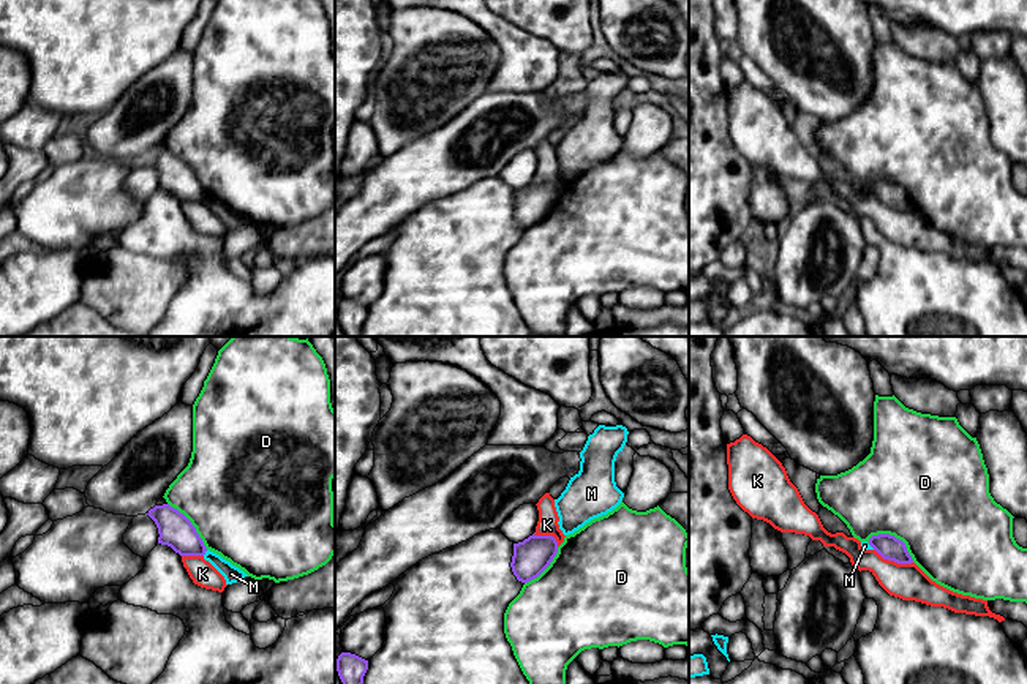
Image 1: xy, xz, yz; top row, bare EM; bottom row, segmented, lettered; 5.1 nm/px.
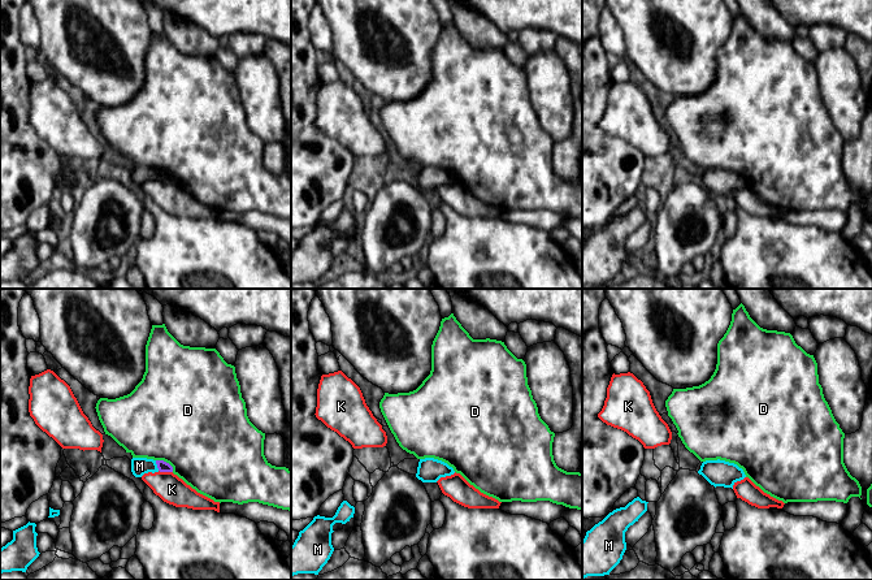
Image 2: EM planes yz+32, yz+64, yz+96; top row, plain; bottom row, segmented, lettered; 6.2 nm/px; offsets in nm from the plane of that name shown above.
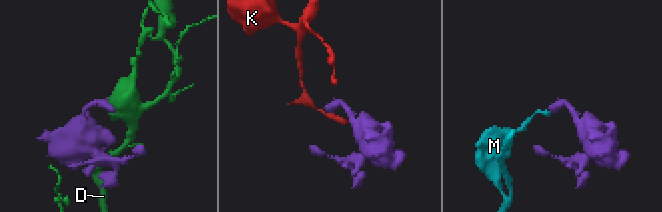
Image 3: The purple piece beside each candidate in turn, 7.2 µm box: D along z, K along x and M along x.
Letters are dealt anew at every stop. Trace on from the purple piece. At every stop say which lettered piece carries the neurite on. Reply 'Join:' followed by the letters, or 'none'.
Join: none

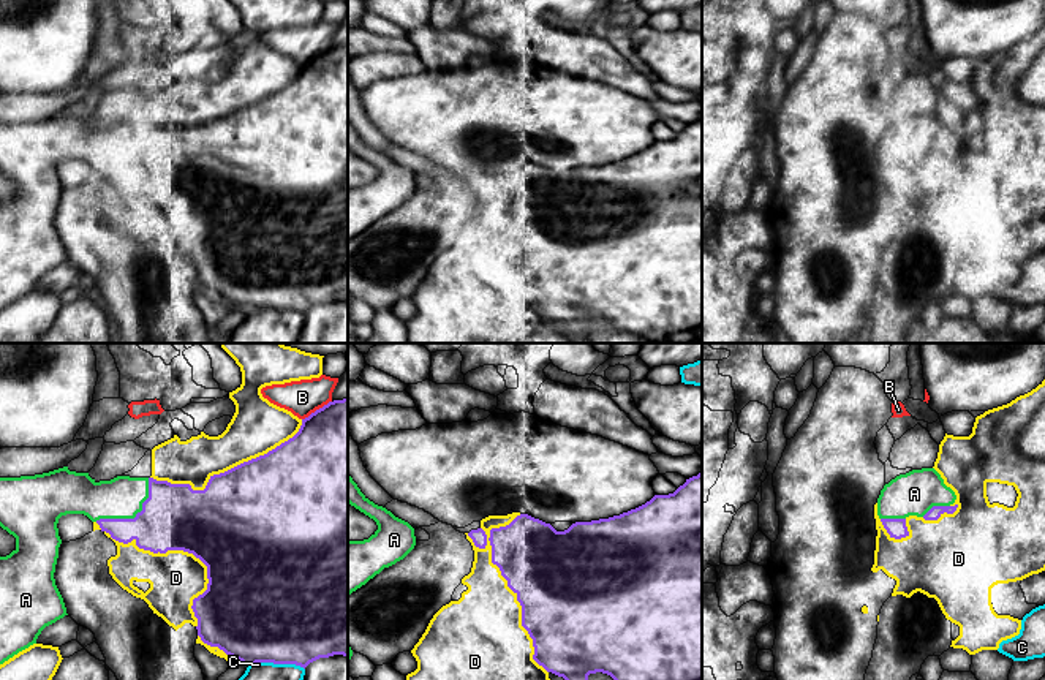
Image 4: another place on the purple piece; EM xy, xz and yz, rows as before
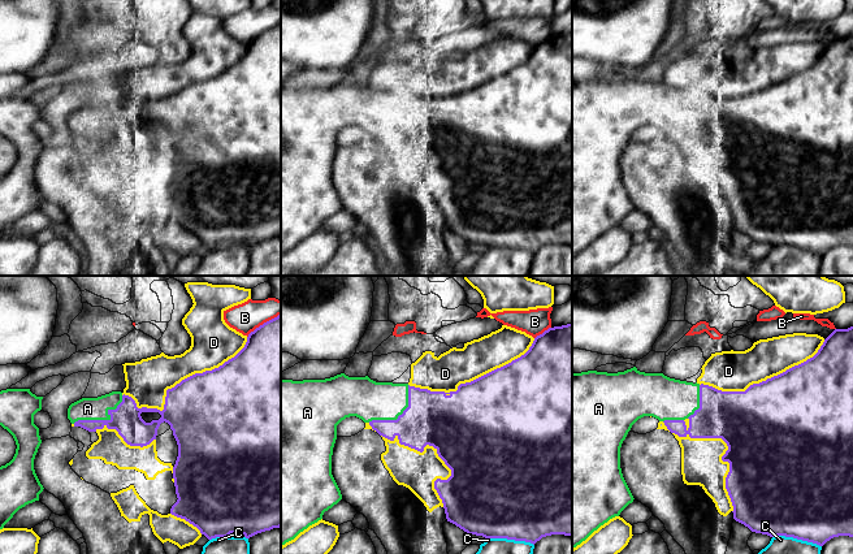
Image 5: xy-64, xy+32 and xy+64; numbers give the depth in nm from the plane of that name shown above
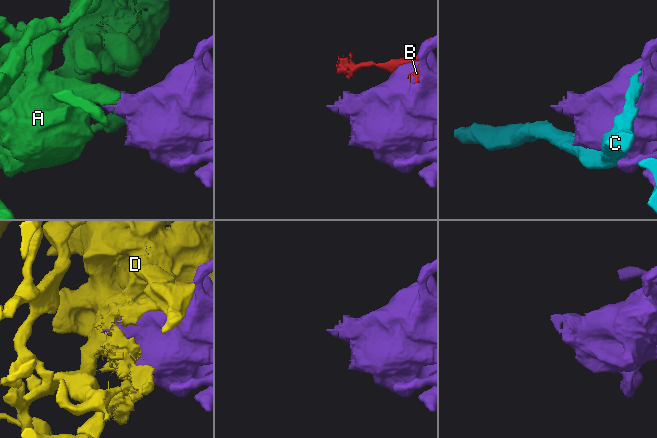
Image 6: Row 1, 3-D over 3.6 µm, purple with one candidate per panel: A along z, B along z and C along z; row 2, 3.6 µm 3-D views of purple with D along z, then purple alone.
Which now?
Join: A

